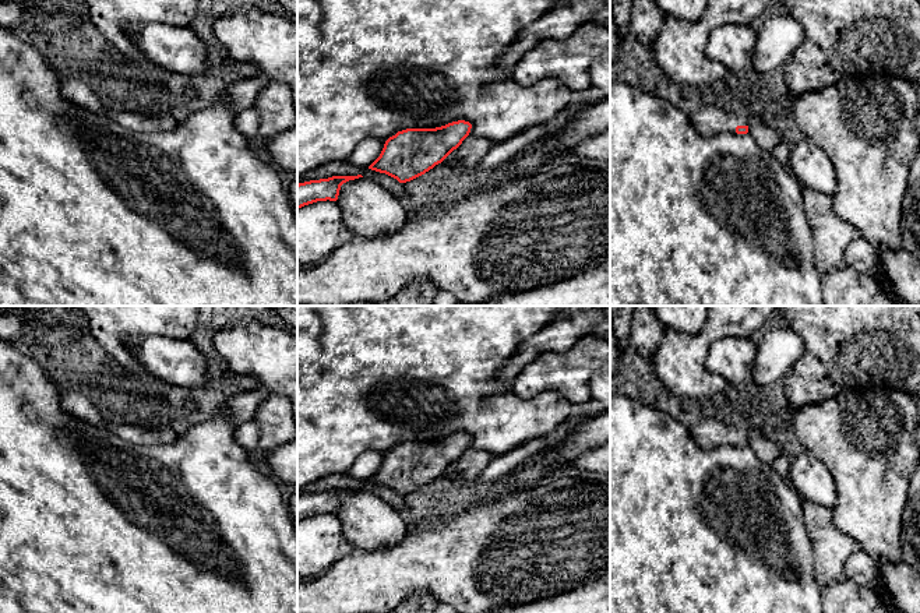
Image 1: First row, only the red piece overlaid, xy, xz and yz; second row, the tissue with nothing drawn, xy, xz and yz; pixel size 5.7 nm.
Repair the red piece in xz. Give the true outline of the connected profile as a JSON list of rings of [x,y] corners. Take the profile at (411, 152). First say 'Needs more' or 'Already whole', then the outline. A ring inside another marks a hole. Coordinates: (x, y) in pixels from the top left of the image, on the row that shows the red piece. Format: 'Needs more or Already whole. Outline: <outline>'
Already whole. Outline: [[[465,120],[448,123],[436,128],[406,128],[389,137],[380,156],[369,166],[369,169],[385,173],[399,183],[410,182],[436,165],[441,163],[462,141],[469,135],[472,124]]]

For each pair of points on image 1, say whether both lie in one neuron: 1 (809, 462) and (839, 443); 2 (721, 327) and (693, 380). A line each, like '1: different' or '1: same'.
1: different
2: same

